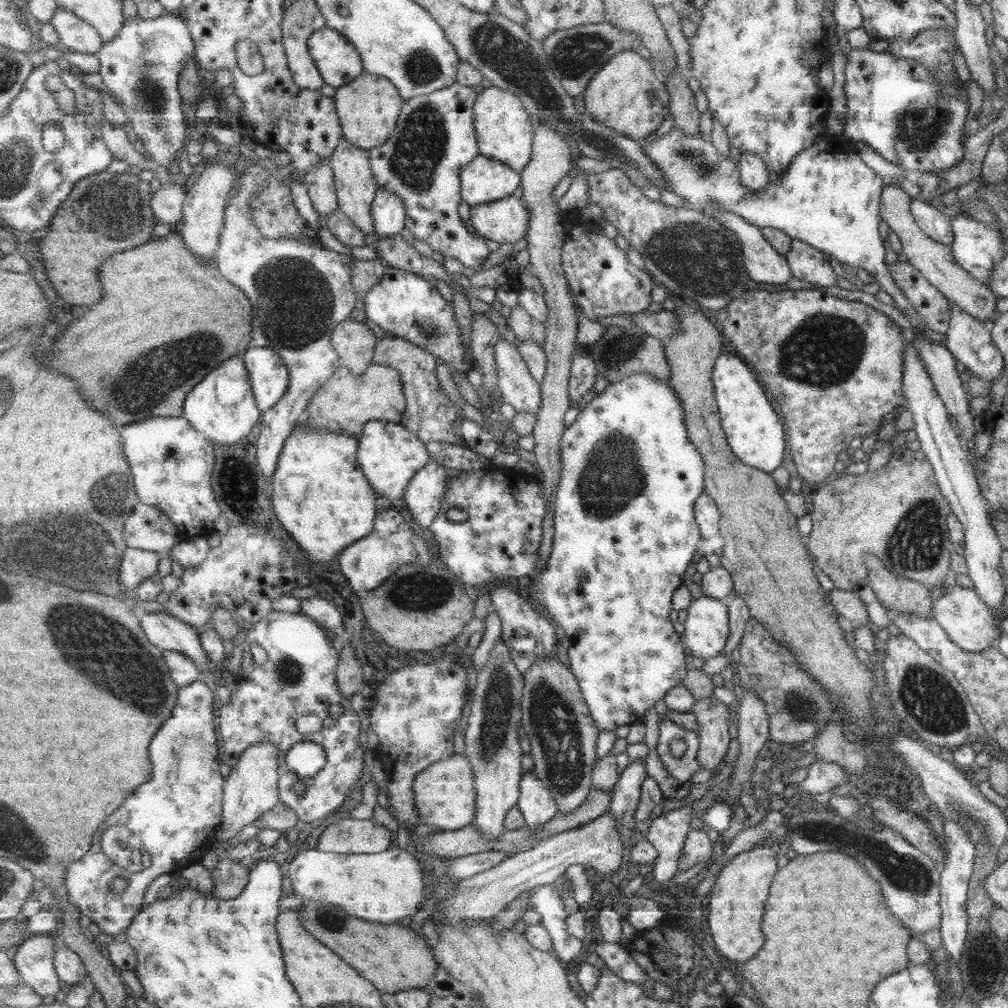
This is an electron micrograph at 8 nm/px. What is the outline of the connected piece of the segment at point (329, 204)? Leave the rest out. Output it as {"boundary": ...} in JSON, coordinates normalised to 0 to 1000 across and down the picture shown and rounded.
{"boundary":[[[327,160],[316,162],[316,165],[313,165],[313,169],[302,175],[300,180],[318,214],[323,216],[325,212],[337,206]]]}

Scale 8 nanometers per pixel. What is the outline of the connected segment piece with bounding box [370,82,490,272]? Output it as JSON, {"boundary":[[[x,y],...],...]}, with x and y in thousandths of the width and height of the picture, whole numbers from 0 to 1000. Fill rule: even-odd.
{"boundary":[[[452,81],[438,90],[402,99],[391,134],[383,143],[367,150],[367,162],[375,187],[386,188],[400,197],[404,206],[404,225],[411,236],[423,241],[438,254],[454,258],[463,266],[469,266],[471,270],[486,264],[486,248],[480,234],[463,228],[455,214],[455,202],[458,198],[459,167],[476,153],[474,132],[471,131],[470,125],[470,106],[473,98],[474,91],[469,86]]]}

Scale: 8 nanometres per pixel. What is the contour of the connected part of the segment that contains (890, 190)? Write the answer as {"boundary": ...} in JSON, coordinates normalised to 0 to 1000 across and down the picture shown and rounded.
{"boundary":[[[878,183],[873,190],[871,199],[873,218],[876,218],[881,226],[884,226],[888,231],[888,234],[892,236],[895,253],[900,257],[900,261],[910,267],[917,274],[917,277],[941,299],[945,299],[952,306],[952,309],[959,311],[971,319],[976,319],[977,315],[981,315],[987,310],[988,294],[979,284],[967,278],[967,276],[959,272],[958,268],[955,268],[947,261],[942,245],[924,238],[914,229],[905,217],[903,197],[904,195],[893,187]]]}

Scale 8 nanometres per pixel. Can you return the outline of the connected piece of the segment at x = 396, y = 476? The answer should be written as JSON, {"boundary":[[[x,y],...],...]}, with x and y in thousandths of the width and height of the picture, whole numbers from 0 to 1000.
{"boundary":[[[367,417],[356,437],[356,460],[368,482],[386,497],[400,495],[408,475],[429,456],[423,438],[398,420]]]}

